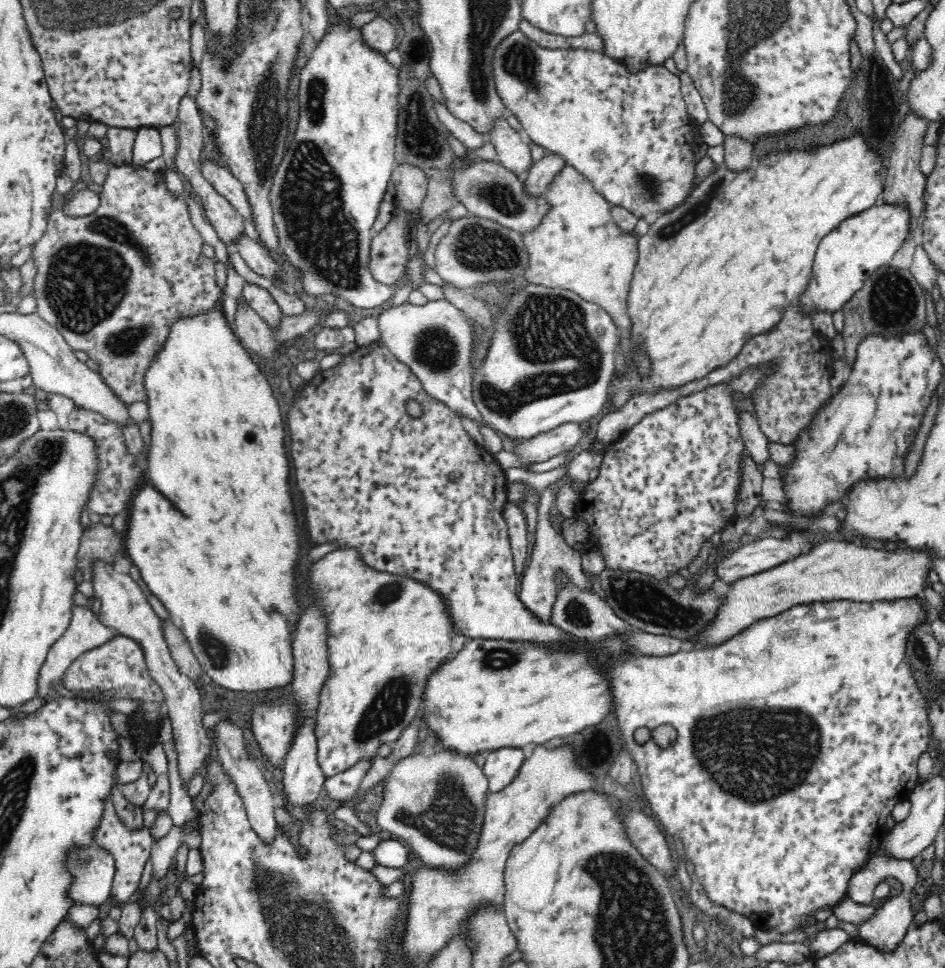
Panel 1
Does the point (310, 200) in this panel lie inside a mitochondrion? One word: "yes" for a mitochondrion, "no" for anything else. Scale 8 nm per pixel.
yes

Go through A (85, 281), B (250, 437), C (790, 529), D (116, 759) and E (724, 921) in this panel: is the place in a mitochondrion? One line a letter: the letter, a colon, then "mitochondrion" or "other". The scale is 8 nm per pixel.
A: mitochondrion
B: other
C: other
D: other
E: other

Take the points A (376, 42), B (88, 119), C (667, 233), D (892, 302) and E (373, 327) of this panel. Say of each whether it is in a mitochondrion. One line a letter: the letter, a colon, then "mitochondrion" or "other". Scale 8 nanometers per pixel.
A: other
B: other
C: mitochondrion
D: mitochondrion
E: other

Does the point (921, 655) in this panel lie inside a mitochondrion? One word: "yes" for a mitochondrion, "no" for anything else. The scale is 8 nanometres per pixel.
yes

